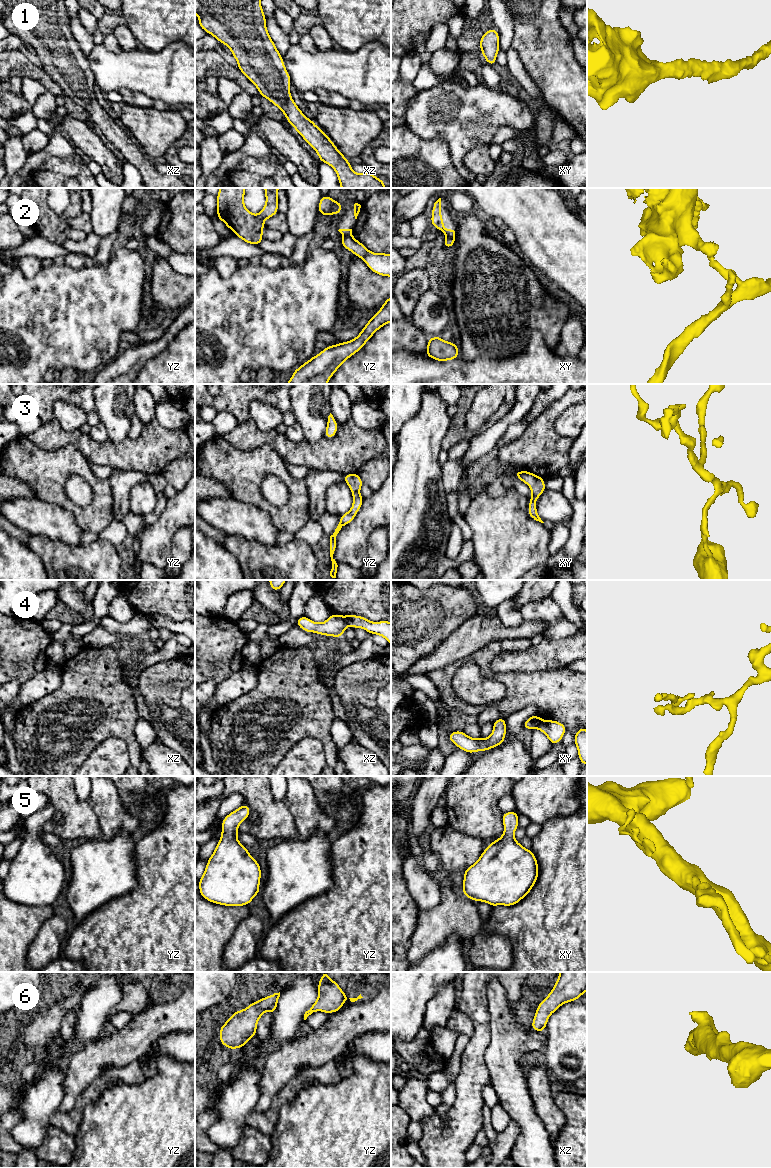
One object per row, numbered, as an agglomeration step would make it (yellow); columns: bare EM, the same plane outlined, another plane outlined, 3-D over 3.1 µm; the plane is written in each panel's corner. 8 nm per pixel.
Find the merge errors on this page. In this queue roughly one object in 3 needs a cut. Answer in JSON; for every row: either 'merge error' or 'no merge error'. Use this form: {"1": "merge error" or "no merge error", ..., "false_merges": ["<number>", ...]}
{"1": "no merge error", "2": "merge error", "3": "no merge error", "4": "merge error", "5": "no merge error", "6": "no merge error", "false_merges": ["2", "4"]}

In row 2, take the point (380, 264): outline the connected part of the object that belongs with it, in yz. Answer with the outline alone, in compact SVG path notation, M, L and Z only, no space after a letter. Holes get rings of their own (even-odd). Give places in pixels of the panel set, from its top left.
M353 236L344 237L341 241L341 246L351 251L355 256L362 258L372 272L381 276L391 277L390 254L373 253Z

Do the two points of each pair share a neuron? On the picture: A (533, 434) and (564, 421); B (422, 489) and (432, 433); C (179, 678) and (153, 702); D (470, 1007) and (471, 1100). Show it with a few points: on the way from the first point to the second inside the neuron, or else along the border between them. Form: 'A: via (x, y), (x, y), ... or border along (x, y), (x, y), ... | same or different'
A: border along (569, 407), (557, 418), (554, 429), (573, 439) | different
B: via (422, 475), (422, 447) | same
C: via (173, 682), (159, 696) | same
D: via (479, 1030), (479, 1042), (473, 1055), (473, 1077) | same

